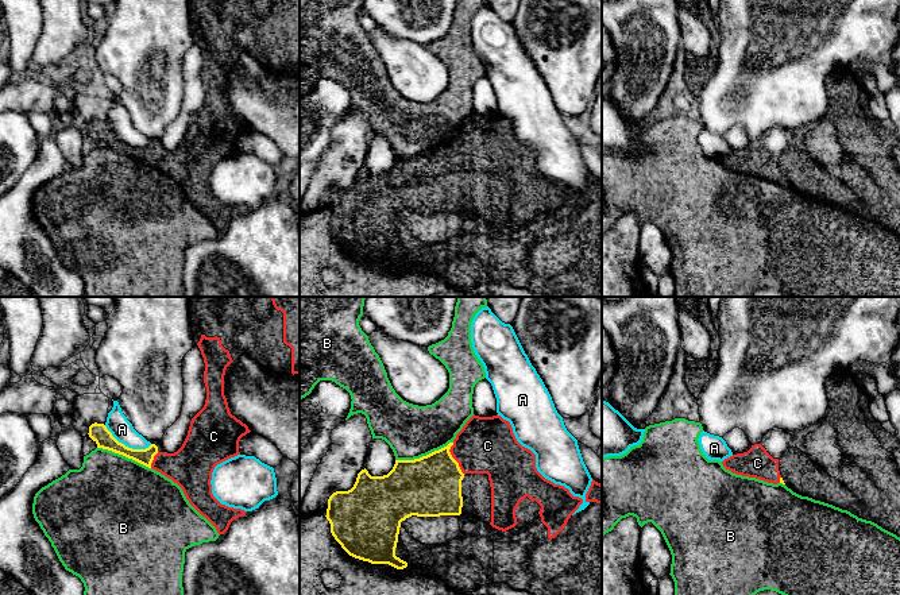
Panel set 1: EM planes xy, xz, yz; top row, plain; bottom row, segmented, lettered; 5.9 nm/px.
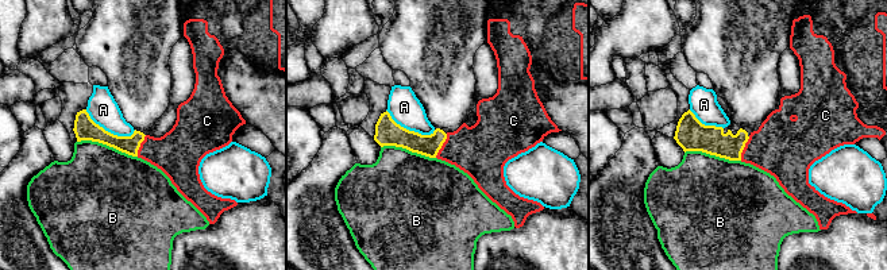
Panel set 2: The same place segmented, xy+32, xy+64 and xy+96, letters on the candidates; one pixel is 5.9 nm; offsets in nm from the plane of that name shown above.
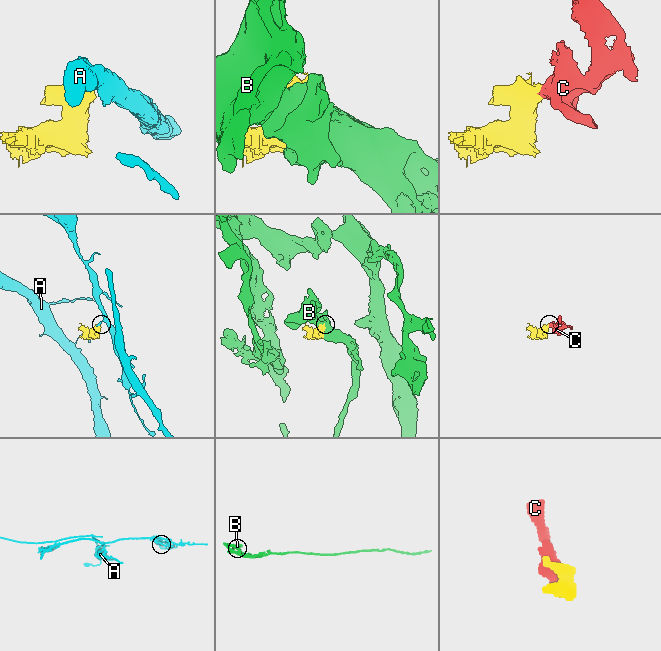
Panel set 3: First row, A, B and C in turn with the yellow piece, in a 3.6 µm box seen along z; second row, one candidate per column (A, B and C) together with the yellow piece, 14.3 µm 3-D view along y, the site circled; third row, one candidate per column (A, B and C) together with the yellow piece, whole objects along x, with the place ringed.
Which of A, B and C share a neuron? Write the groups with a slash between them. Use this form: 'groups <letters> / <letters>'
groups A / B / C

